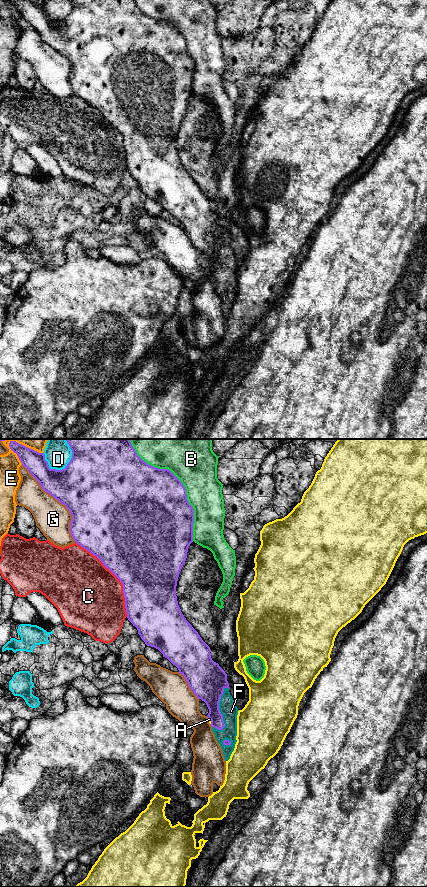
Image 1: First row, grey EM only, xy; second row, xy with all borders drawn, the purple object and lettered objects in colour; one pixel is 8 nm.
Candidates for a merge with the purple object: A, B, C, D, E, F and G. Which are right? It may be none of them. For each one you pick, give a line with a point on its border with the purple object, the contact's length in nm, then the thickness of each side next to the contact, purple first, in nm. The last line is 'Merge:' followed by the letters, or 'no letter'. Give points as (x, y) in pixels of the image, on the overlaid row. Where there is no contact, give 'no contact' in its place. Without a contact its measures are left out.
F: contact xy (219, 709); length 360 nm; calibres 300 and 140 nm
Merge: F

